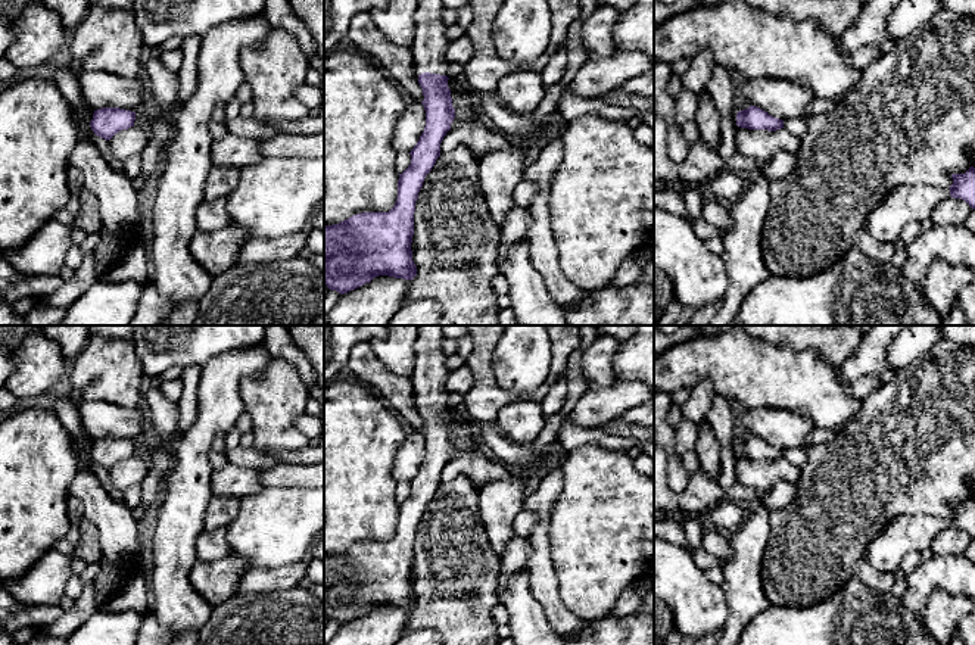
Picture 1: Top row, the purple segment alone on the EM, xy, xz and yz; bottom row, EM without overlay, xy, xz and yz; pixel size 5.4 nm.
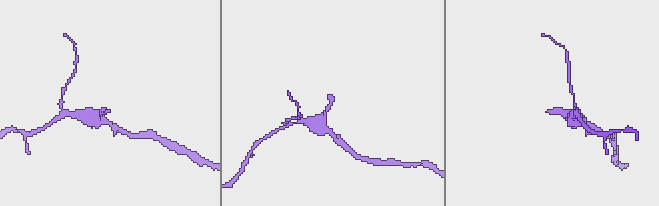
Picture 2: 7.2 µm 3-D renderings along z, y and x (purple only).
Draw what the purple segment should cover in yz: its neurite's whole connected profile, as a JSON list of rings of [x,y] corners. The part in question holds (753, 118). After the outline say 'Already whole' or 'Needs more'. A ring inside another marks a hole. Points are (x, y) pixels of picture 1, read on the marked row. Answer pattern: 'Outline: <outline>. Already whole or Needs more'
Outline: [[[751,105],[748,109],[736,113],[736,125],[748,130],[776,131],[784,128],[784,121]]]. Already whole

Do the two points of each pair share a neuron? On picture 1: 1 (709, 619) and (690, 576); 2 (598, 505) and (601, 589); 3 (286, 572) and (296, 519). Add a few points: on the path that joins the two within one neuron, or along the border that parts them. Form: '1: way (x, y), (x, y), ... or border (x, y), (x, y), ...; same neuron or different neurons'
1: way (700, 608), (690, 594), (690, 586); same neuron
2: way (598, 526), (598, 569); same neuron
3: border (301, 561), (254, 569); different neurons

